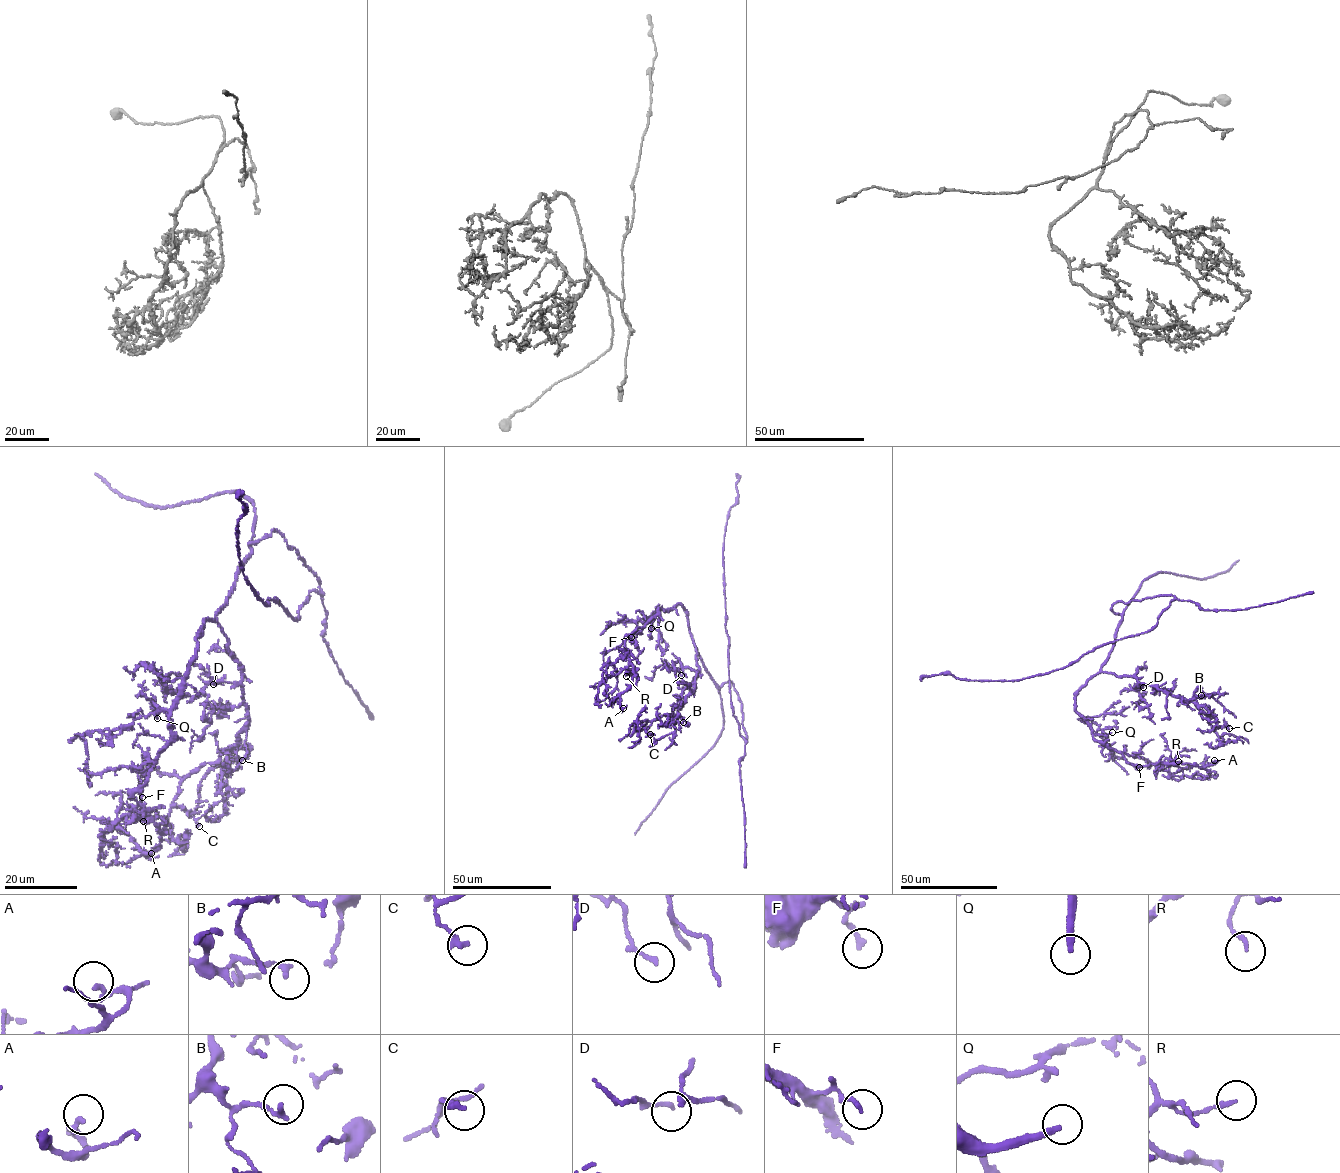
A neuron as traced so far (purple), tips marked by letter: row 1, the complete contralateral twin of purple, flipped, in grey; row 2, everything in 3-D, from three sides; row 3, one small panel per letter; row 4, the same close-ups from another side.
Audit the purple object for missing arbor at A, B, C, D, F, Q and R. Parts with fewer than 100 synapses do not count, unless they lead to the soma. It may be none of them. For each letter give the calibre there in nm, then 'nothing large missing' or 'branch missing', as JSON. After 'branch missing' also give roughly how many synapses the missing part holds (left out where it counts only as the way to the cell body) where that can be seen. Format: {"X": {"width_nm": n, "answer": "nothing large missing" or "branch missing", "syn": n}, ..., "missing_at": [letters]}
{"A": {"width_nm": 170, "answer": "nothing large missing"}, "B": {"width_nm": 200, "answer": "nothing large missing"}, "C": {"width_nm": 200, "answer": "nothing large missing"}, "D": {"width_nm": 150, "answer": "nothing large missing"}, "F": {"width_nm": 170, "answer": "nothing large missing"}, "Q": {"width_nm": 240, "answer": "branch missing", "syn": 100}, "R": {"width_nm": 160, "answer": "nothing large missing"}, "missing_at": ["Q"]}

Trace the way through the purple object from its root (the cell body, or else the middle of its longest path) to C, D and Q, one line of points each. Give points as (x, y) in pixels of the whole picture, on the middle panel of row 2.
C: (738, 696), (732, 682), (718, 689), (694, 645), (698, 671), (694, 690), (672, 713), (641, 721), (650, 734)
D: (738, 696), (732, 682), (724, 682), (718, 689), (694, 645), (698, 671), (681, 667), (679, 670), (681, 675)
Q: (738, 696), (732, 682), (724, 682), (719, 689), (706, 670), (695, 647), (682, 604), (658, 611), (651, 628)

